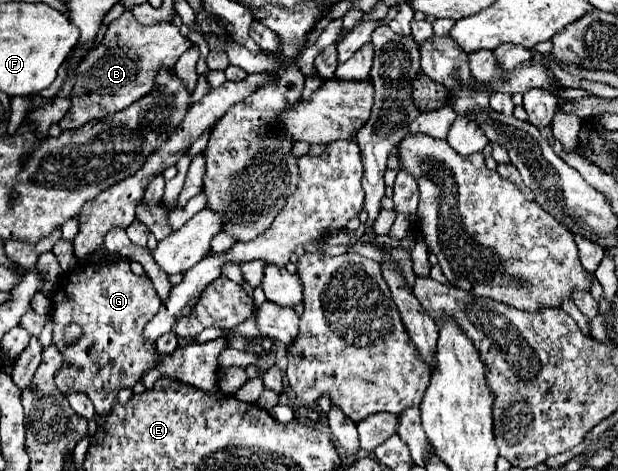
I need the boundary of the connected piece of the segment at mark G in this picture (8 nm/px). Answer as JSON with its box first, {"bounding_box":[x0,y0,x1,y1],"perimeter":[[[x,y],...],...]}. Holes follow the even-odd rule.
{"bounding_box":[51,262,161,416],"perimeter":[[[111,262],[105,266],[79,266],[79,270],[67,272],[63,280],[59,282],[59,288],[55,288],[53,294],[53,306],[51,306],[51,316],[53,316],[53,344],[57,350],[63,354],[63,366],[55,374],[55,384],[63,394],[69,392],[83,392],[91,398],[95,412],[99,416],[107,416],[109,408],[113,408],[117,400],[117,392],[125,386],[133,388],[141,376],[159,364],[159,352],[155,348],[153,340],[147,340],[143,336],[145,324],[157,314],[161,306],[159,296],[155,294],[153,282],[147,276],[135,276],[129,268],[129,262]],[[71,322],[77,322],[83,328],[83,336],[79,338],[77,344],[67,346],[63,342],[63,330]]]}

